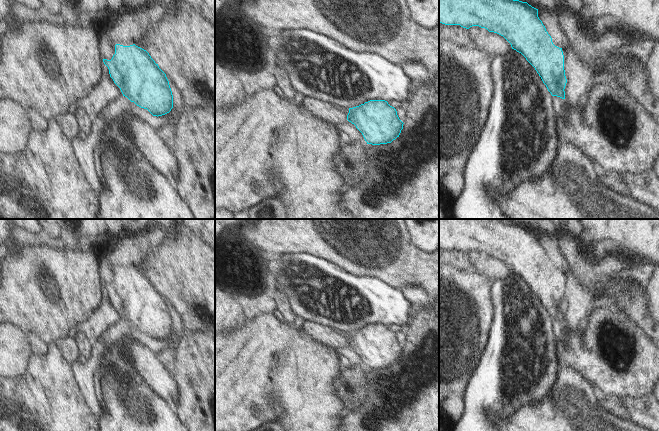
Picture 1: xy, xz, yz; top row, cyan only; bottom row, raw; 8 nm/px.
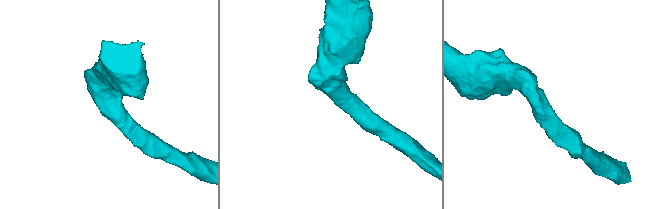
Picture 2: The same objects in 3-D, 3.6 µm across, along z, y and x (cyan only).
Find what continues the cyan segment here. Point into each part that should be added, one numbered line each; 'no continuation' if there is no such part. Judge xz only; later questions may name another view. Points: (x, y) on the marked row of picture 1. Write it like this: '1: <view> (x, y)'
no continuation

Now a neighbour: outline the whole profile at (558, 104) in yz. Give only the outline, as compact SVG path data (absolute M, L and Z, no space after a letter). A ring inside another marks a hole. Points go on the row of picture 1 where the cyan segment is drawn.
M553 96L552 107L556 113L556 117L561 118L566 123L567 119L565 115L566 115L567 106L565 101L560 97Z

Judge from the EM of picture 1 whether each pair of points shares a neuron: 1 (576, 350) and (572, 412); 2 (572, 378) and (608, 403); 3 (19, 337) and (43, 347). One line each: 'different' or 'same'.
1: different
2: different
3: different

